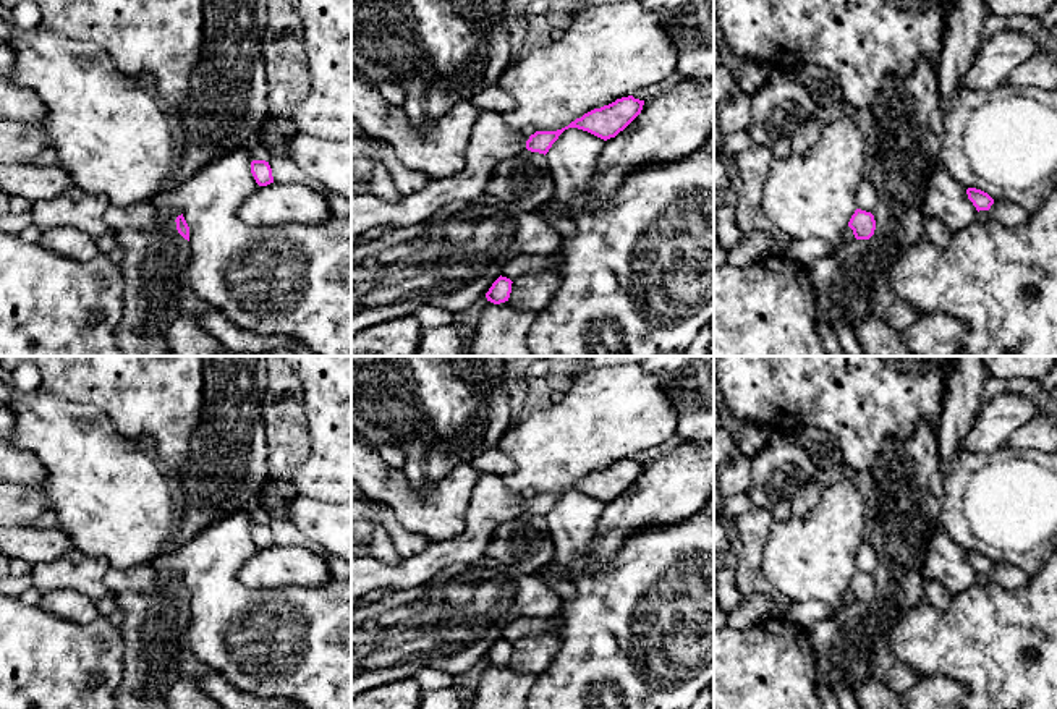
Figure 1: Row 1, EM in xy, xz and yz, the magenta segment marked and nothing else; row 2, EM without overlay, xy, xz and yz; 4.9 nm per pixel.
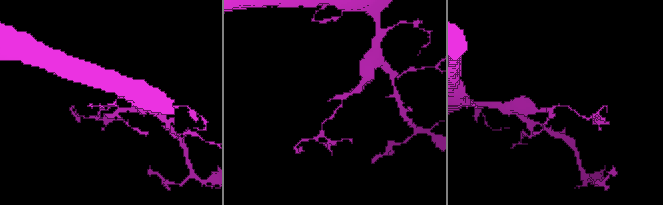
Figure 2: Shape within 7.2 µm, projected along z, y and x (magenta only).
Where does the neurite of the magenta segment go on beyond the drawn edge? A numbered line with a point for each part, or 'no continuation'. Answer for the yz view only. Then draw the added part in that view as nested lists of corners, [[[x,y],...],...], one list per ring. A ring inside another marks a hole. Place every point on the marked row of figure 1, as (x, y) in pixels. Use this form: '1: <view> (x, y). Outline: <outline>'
no continuation

